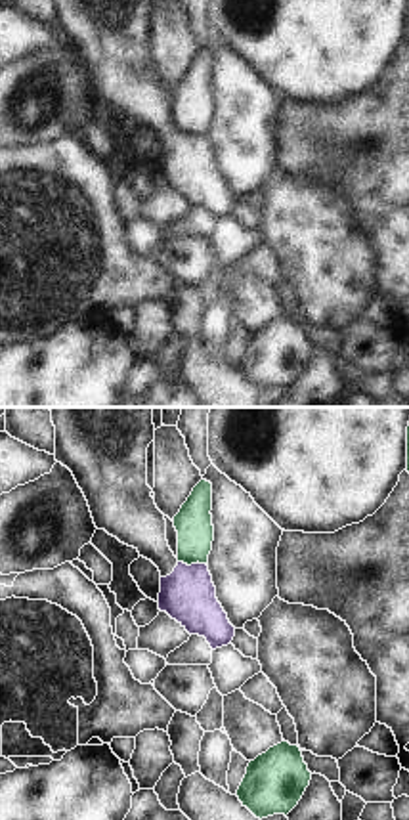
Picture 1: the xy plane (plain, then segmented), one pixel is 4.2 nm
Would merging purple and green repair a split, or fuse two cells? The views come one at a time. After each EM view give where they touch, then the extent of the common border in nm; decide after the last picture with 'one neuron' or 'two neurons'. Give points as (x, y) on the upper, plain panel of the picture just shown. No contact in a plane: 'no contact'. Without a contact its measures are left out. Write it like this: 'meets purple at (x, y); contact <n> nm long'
meets purple at (192, 136); contact 120 nm long

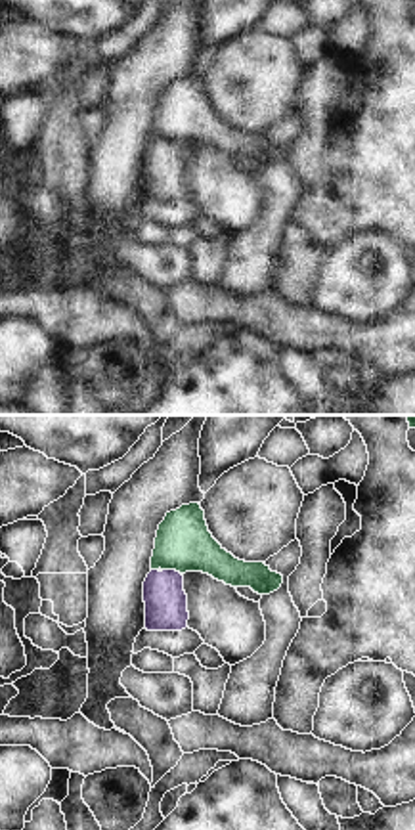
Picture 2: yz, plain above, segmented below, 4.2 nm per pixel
meets purple at (173, 142); contact 80 nm long

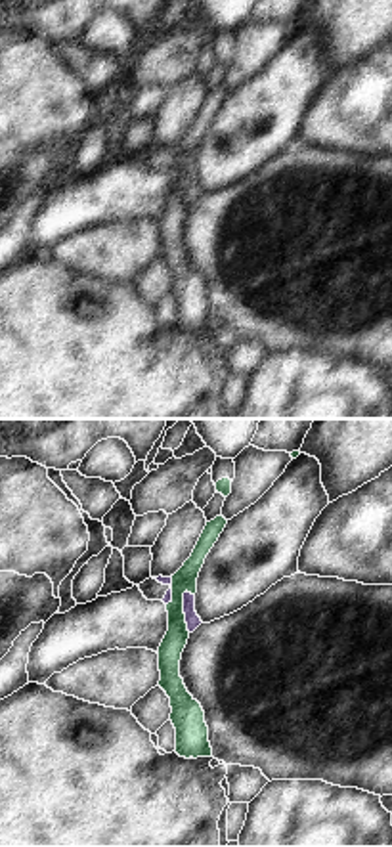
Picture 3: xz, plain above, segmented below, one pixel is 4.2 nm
meets purple at (184, 182); contact 180 nm long

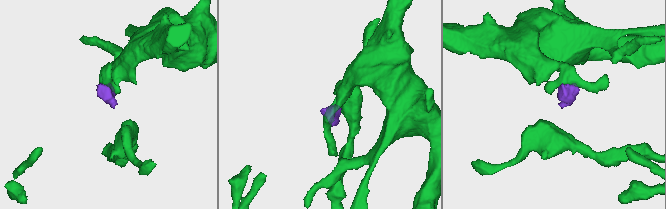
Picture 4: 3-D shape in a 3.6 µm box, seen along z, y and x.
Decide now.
two neurons

